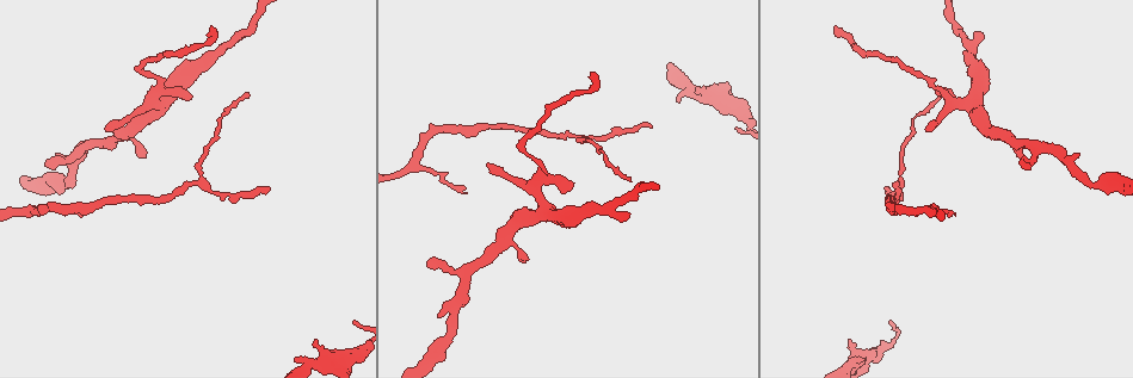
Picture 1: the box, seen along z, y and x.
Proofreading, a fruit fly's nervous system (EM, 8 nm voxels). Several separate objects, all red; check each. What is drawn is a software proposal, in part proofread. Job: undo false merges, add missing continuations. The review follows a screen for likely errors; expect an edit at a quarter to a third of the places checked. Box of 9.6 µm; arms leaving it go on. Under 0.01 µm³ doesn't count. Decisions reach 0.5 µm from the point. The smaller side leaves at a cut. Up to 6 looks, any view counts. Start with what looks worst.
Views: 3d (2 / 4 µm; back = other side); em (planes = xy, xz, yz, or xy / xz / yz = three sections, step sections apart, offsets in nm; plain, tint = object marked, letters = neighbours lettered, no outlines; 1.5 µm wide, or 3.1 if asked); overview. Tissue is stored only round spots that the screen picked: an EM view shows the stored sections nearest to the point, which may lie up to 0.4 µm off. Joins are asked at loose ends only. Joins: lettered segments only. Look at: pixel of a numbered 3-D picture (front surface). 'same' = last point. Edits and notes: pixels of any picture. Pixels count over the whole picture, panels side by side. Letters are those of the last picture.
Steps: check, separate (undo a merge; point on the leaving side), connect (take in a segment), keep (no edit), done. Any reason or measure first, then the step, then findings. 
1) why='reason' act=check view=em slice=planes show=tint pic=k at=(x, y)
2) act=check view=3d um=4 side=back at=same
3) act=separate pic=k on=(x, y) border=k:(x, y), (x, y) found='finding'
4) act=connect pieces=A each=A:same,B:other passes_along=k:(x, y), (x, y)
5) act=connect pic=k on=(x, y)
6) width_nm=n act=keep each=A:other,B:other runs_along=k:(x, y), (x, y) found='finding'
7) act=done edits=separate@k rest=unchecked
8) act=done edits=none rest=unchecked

why='branch stops here' act=check view=3d um=4 pic=1 at=(848, 342)

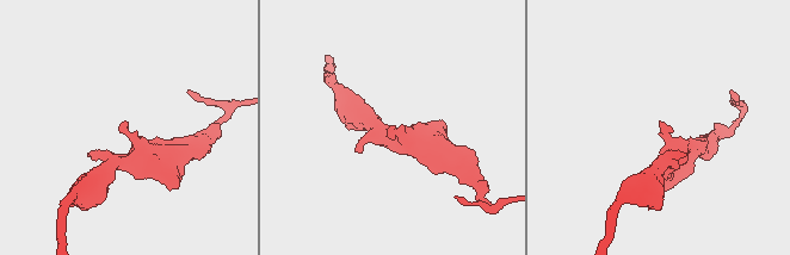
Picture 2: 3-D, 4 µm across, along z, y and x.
act=check view=em slice=xz step=4 show=tint pic=2 at=(395, 127)

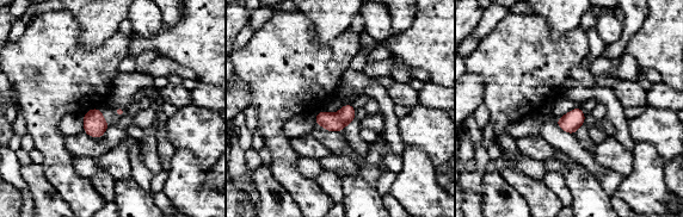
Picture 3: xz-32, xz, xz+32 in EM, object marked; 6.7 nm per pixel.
why='cut it another way' act=check view=em slice=planes show=letters at=same

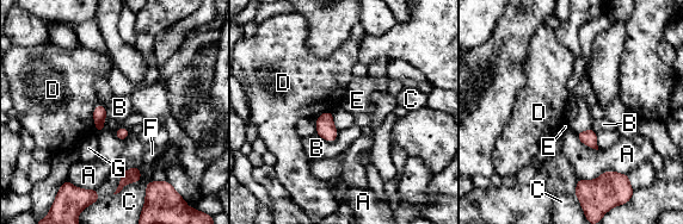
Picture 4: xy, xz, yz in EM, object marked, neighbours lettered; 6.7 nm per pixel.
act=keep each=A:other,B:other,C:other,D:other,E:other,F:other,G:other border=4:(338, 131), (333, 141), (317, 134) found='no lettered segment goes on from it'

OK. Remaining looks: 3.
act=check view=em slice=planes show=plain pic=1 at=(978, 34)

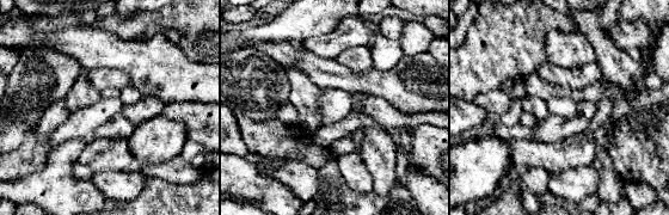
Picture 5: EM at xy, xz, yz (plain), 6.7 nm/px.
why='what lies round it' act=check view=em slice=planes show=letters at=same

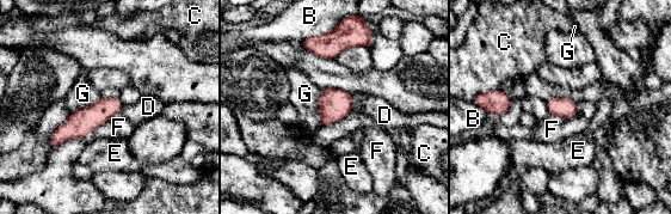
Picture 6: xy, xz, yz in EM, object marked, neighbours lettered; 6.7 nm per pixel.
longest_contact=B:280nm act=keep each=B:other,C:other,D:other,E:other,F:other,G:other runs_along=6:(117, 102), (67, 130), (54, 142) found='no lettered segment goes on from it'

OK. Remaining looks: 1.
act=done edits=none rest=unchecked

